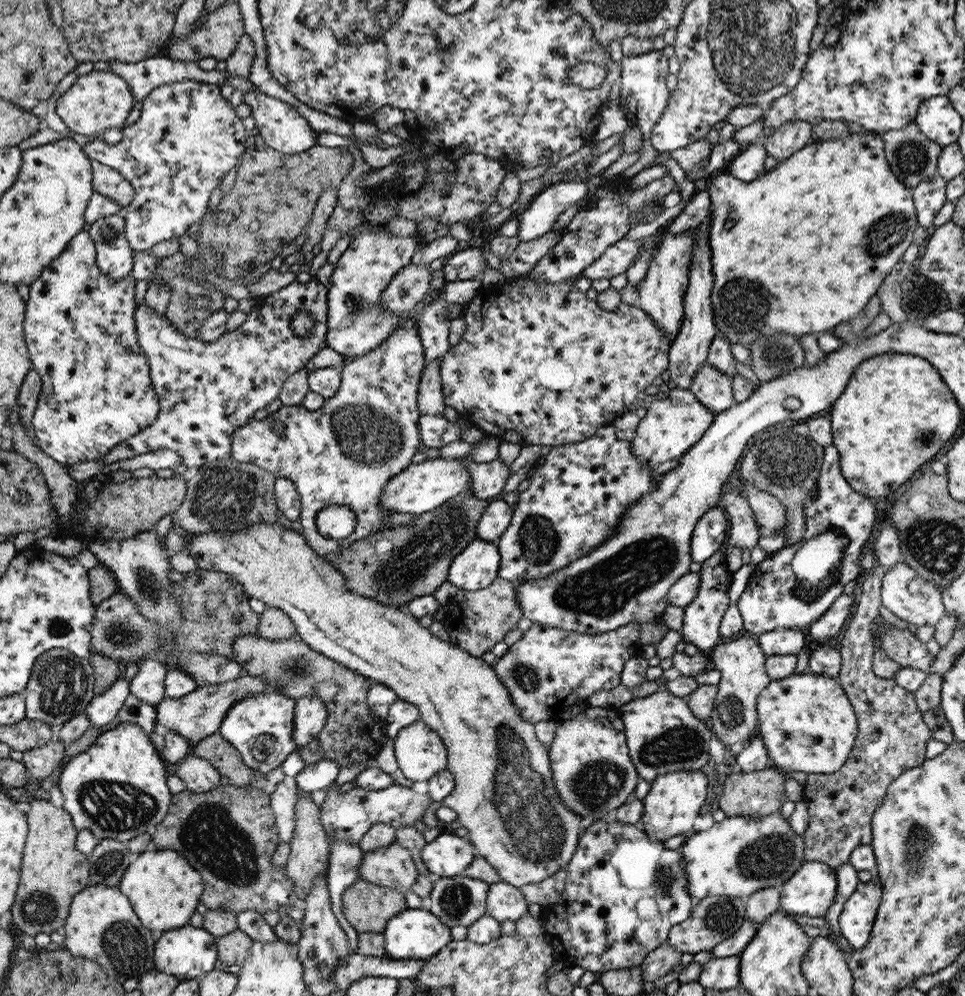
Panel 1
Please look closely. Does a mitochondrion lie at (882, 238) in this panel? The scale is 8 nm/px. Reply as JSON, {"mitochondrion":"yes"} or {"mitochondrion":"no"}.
{"mitochondrion":"yes"}

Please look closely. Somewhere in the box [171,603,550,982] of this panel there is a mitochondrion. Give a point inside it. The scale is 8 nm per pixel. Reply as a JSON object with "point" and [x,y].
{"point":[210,834]}

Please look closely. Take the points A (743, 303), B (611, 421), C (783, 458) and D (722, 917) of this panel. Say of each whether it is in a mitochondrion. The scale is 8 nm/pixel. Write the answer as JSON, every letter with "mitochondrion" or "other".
{"A":"mitochondrion","B":"other","C":"mitochondrion","D":"mitochondrion"}

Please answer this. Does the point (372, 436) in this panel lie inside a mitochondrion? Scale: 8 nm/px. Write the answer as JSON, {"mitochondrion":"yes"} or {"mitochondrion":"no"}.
{"mitochondrion":"yes"}

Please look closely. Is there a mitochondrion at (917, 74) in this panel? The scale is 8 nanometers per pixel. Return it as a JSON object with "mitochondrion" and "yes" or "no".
{"mitochondrion":"no"}

